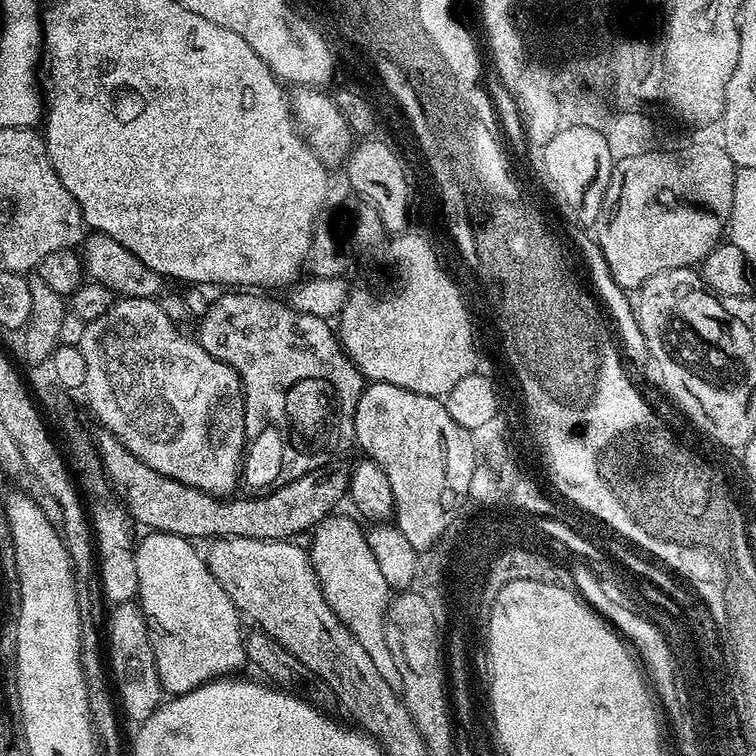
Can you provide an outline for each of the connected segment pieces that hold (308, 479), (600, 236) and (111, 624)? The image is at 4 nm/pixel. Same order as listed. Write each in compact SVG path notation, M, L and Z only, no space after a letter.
M105 430L98 431L94 436L94 447L100 453L100 464L104 468L105 477L111 491L116 491L115 499L128 509L129 514L137 525L145 524L145 529L158 532L169 532L175 536L237 536L241 541L246 538L259 540L287 540L296 538L299 532L311 533L316 525L326 517L333 515L336 503L342 501L348 494L349 465L329 462L320 468L302 474L302 478L294 478L294 482L281 484L271 490L265 491L257 500L236 500L237 498L221 498L200 492L194 486L186 486L174 478L166 478L166 474L158 474L158 470L150 470L146 462L134 458L114 433Z
M720 142L688 144L673 152L655 150L615 162L610 186L606 198L602 198L602 210L594 225L594 239L606 258L614 282L625 290L636 290L651 278L654 270L703 264L725 235L728 217L732 215L737 171L736 163Z
M136 602L115 605L111 611L112 617L106 620L106 660L114 681L114 692L125 714L135 722L142 722L150 718L150 714L154 714L154 710L162 703L162 689L152 653L148 619Z

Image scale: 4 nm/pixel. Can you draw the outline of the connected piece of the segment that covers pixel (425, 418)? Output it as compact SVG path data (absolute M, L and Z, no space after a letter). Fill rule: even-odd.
M369 383L364 393L358 398L358 406L354 414L355 443L367 459L373 460L386 474L390 481L390 490L394 490L394 523L406 534L410 546L417 550L425 550L432 543L439 541L444 533L453 527L457 519L462 500L467 498L470 478L475 466L475 448L471 442L469 429L458 426L454 418L450 418L447 403L437 397L426 394L414 394L410 390L402 390L402 386Z

